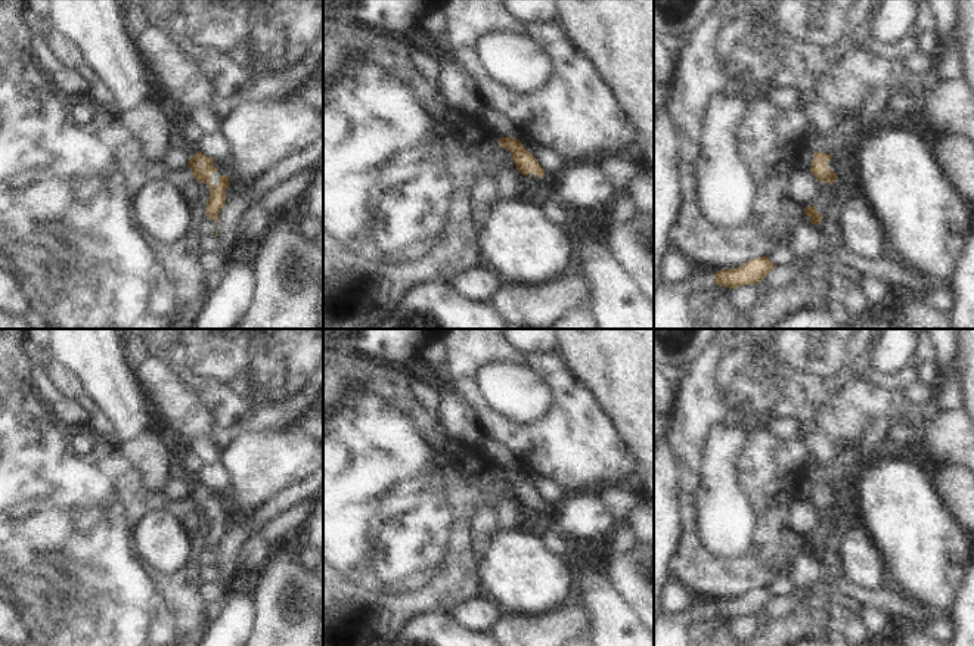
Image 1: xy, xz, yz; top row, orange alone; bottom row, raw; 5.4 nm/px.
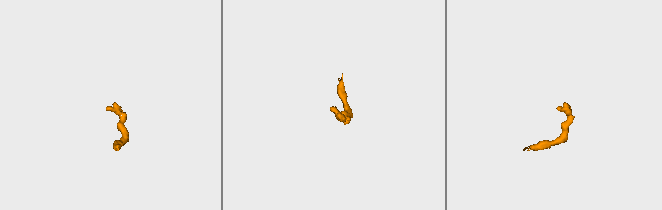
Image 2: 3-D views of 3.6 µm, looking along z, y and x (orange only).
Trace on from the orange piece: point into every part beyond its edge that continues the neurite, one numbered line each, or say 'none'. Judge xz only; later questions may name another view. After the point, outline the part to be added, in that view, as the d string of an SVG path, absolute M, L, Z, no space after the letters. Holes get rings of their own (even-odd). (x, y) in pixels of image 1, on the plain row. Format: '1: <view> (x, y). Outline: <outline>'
none.

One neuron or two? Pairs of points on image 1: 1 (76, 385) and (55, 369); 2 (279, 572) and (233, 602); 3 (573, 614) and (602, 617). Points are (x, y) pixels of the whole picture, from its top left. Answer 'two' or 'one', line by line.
1: one
2: two
3: two

